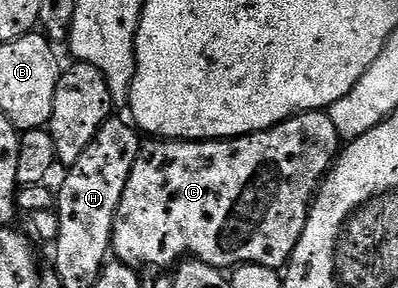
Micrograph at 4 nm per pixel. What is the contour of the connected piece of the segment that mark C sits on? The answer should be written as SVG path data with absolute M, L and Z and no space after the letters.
M327 110L304 111L300 115L293 115L285 123L280 123L268 131L256 131L252 135L240 135L236 139L145 142L134 161L134 169L130 169L130 181L126 181L122 201L118 201L118 213L114 217L112 229L111 254L119 262L125 263L126 266L133 269L172 269L185 257L200 259L206 265L221 269L241 267L244 263L266 265L277 269L283 268L302 237L302 229L306 229L308 210L312 208L312 200L316 198L320 184L323 183L325 175L331 171L333 163L336 162L336 156L340 154L341 150L340 134L338 129L334 129L334 121L330 121Z

